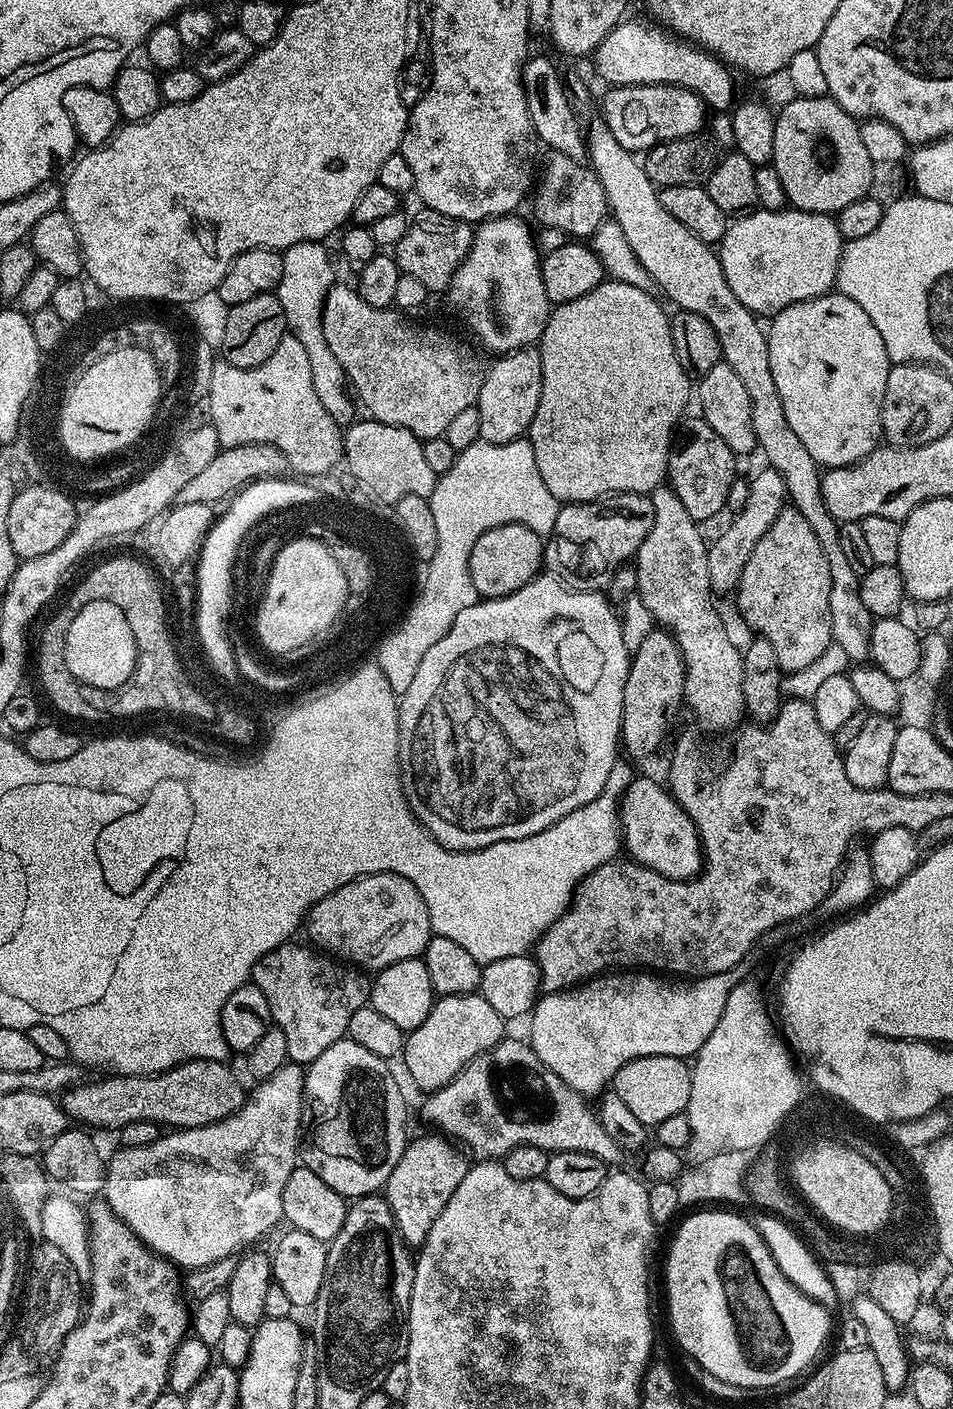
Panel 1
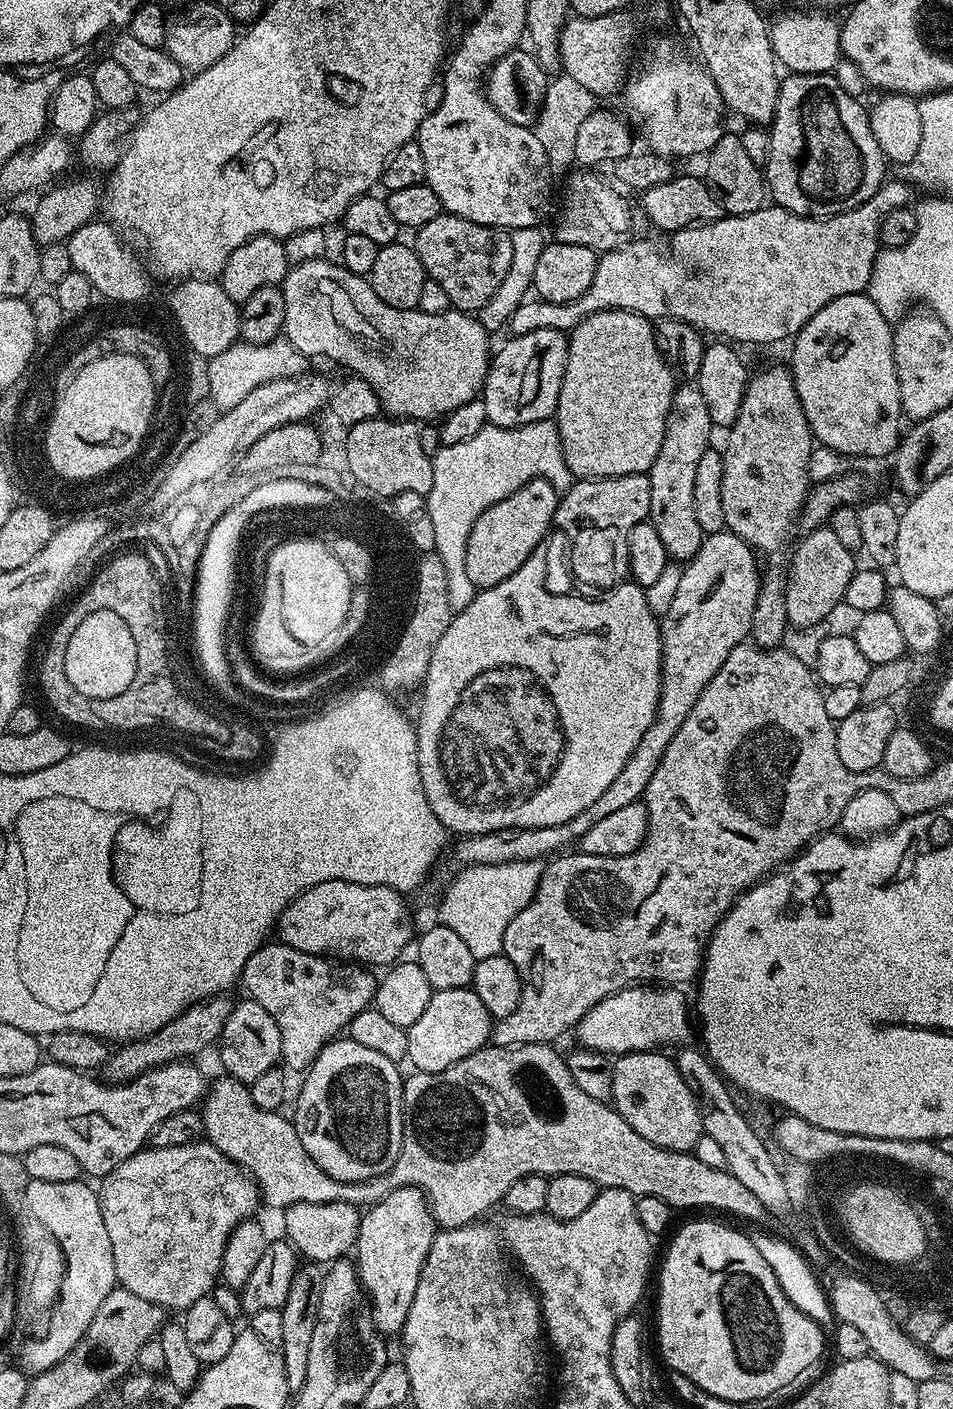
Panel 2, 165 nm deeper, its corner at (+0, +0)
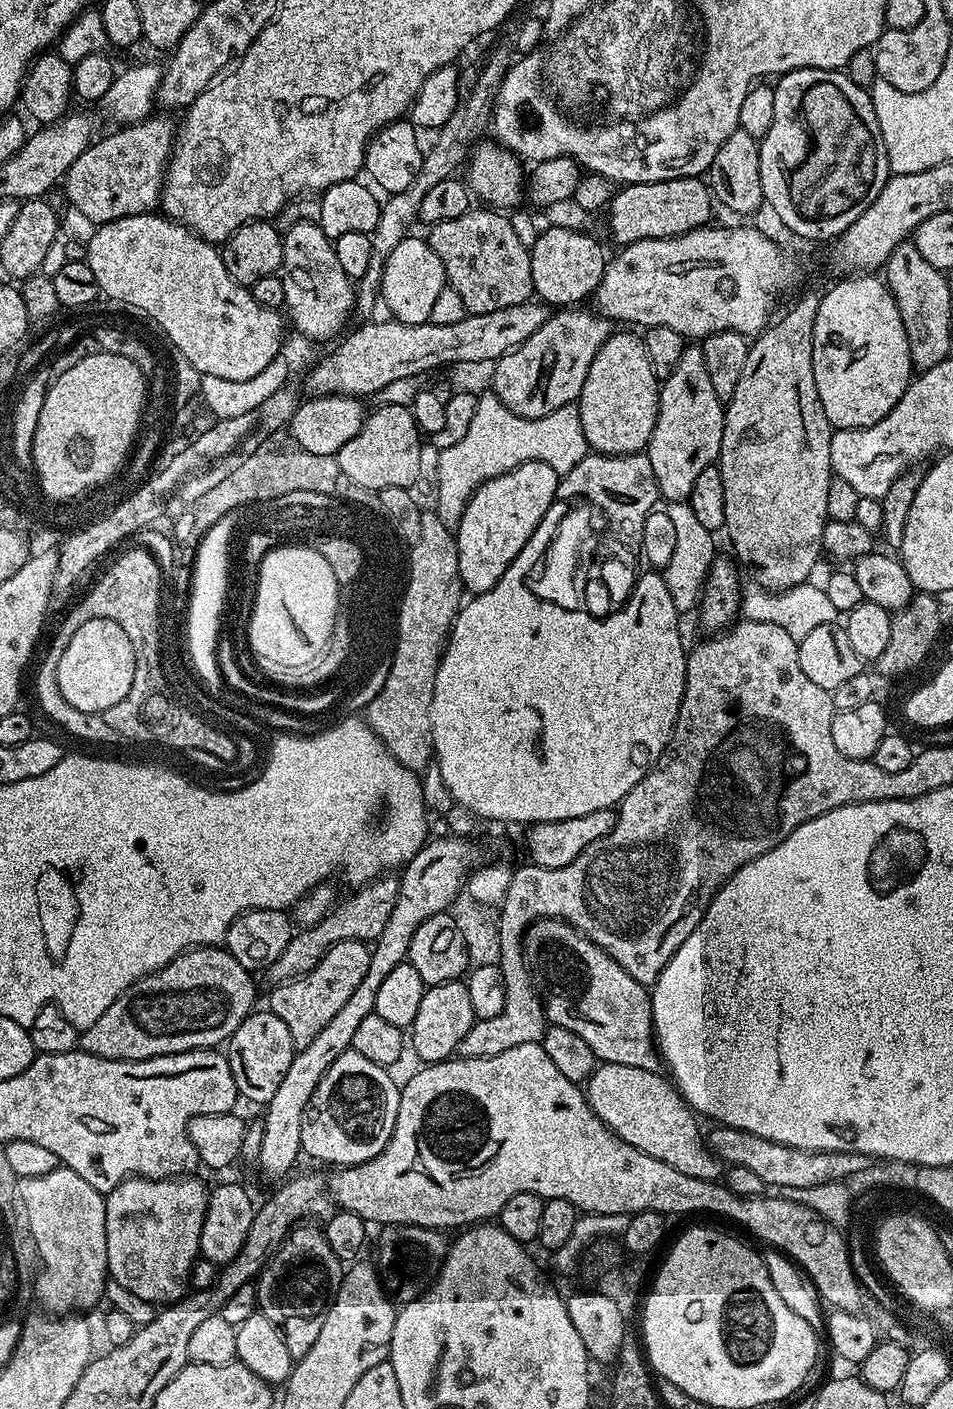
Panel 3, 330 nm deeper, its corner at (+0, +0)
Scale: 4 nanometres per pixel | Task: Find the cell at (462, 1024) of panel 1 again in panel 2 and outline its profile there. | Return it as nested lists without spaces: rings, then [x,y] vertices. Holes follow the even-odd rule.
[[[471,987],[433,991],[422,1018],[408,1029],[407,1063],[417,1072],[441,1072],[462,1058],[474,1056],[489,1043],[494,1018],[482,1006],[482,998]]]

